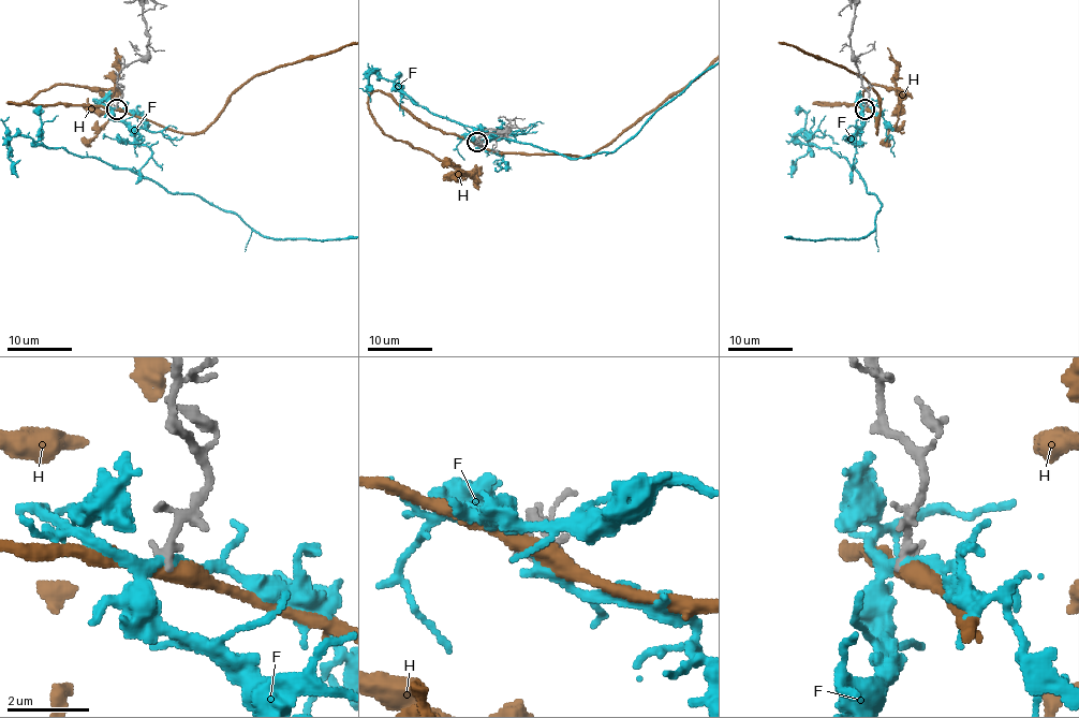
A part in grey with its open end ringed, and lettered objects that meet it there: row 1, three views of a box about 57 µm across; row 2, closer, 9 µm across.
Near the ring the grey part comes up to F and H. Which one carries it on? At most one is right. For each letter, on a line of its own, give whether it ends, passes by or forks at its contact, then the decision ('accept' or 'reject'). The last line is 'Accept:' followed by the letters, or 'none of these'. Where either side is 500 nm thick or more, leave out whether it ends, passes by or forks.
F: it forks there; reject
H: it passes by; reject
Accept: none of these

